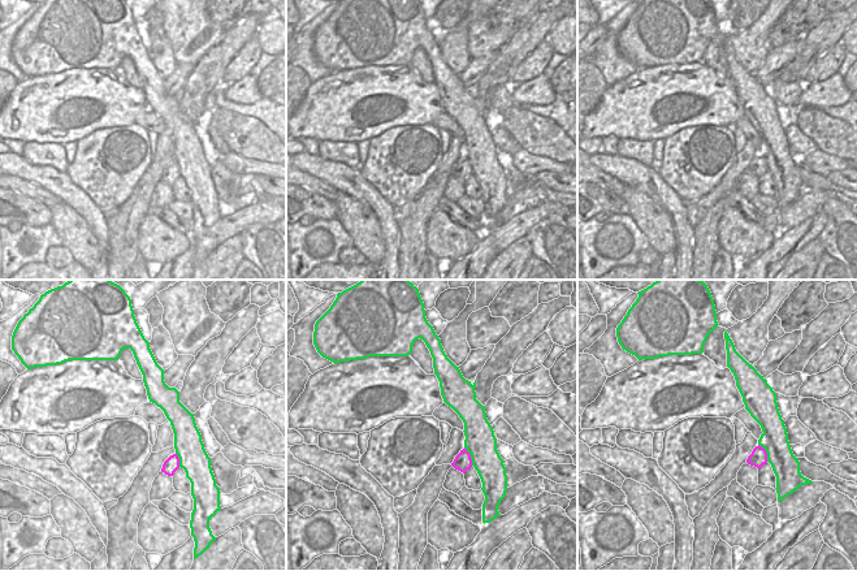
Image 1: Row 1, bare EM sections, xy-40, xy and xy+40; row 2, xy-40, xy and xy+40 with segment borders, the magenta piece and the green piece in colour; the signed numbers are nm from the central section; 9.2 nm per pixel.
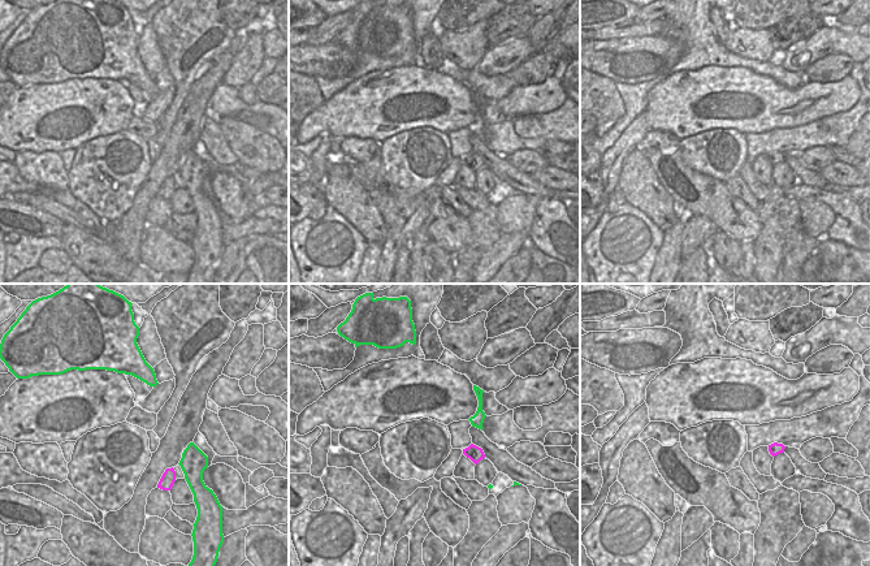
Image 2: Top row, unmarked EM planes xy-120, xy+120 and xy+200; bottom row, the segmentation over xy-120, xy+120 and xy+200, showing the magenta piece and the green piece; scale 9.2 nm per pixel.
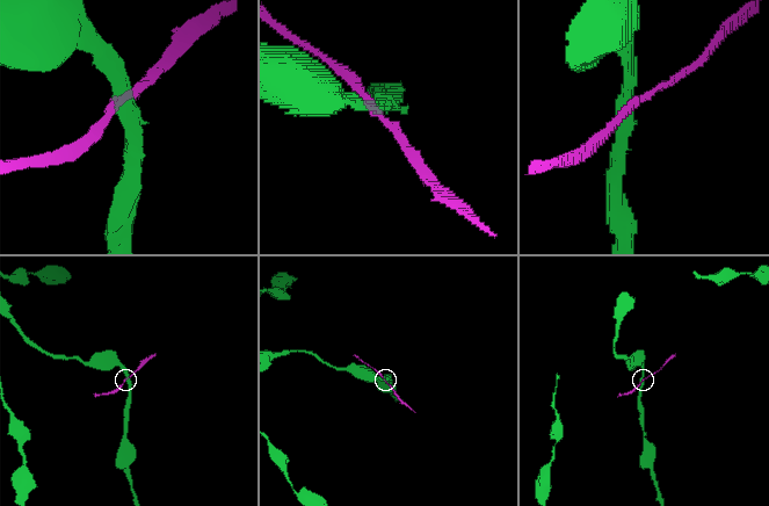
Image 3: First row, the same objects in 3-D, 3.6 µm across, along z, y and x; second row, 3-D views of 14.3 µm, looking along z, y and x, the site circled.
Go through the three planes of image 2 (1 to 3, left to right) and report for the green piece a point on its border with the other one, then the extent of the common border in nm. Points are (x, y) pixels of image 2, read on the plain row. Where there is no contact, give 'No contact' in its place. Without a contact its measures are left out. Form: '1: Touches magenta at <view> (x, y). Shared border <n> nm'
1: No contact
2: No contact
3: No contact.

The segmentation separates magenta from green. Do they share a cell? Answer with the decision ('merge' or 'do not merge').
do not merge

